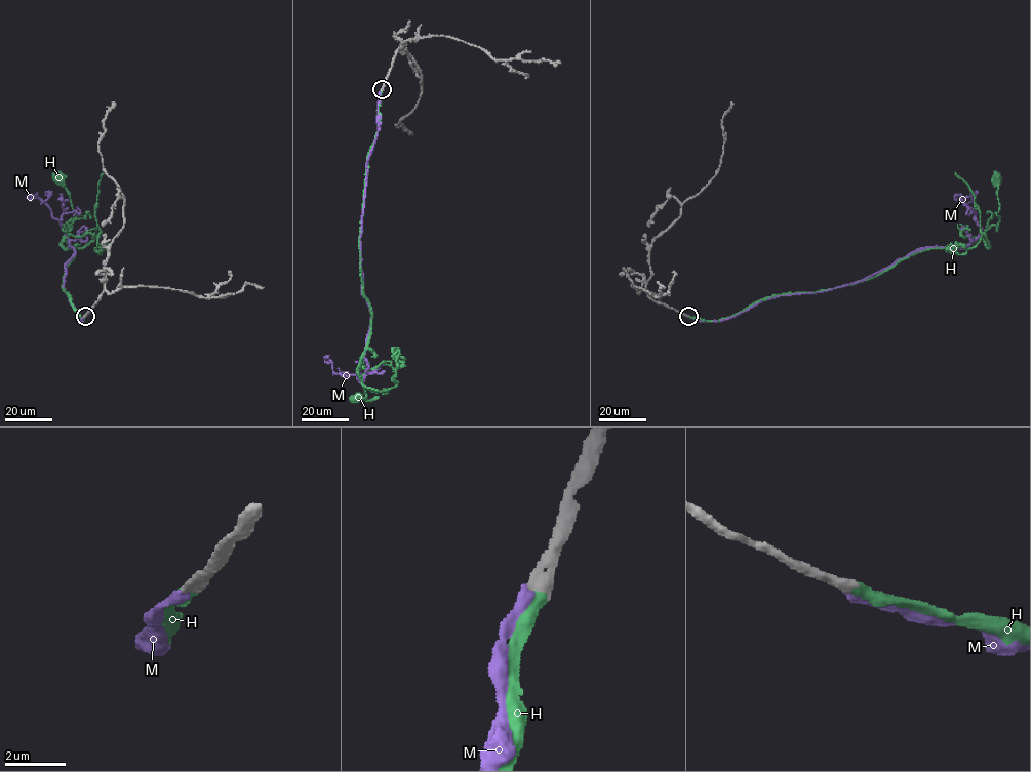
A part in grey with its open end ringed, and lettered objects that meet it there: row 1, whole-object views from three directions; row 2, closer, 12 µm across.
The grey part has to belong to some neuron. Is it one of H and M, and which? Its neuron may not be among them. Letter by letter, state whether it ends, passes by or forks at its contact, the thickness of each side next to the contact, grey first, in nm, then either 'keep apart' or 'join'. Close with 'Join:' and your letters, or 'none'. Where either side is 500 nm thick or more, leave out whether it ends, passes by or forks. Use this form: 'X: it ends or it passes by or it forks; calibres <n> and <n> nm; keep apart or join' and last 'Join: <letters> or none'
H: it ends; calibres 440 and 420 nm; join
M: it ends; calibres 440 and 360 nm; keep apart
Join: H

